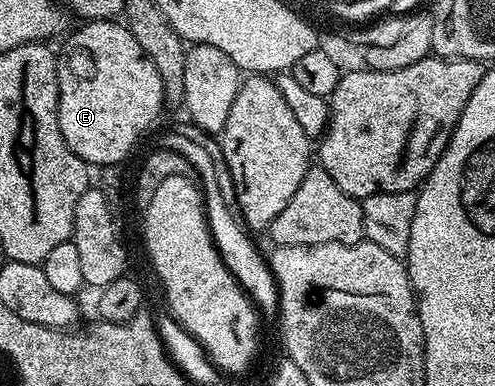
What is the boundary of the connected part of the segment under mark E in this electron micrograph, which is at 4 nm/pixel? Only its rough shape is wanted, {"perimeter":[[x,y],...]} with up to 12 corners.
{"perimeter":[[91,20],[57,56],[59,130],[121,164],[163,109],[124,23]]}

